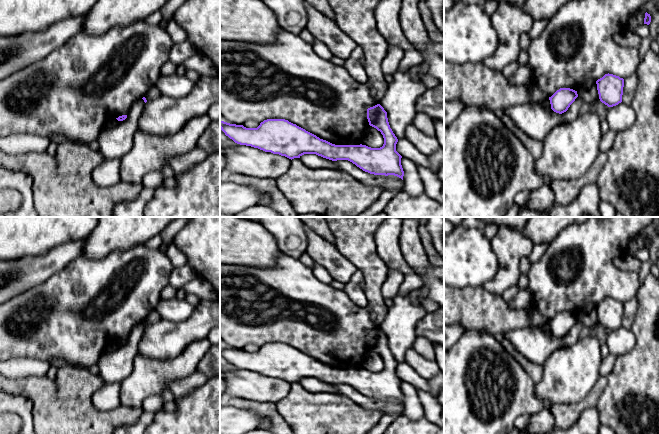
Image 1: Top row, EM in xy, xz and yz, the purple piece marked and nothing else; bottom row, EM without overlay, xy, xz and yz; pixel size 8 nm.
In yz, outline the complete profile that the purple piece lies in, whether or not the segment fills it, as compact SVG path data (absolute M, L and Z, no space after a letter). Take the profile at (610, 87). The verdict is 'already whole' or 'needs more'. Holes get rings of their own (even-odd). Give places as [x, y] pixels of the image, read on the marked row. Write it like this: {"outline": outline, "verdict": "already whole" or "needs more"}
{"outline": "M605 74L596 81L599 99L608 107L622 102L624 79L613 74Z", "verdict": "already whole"}

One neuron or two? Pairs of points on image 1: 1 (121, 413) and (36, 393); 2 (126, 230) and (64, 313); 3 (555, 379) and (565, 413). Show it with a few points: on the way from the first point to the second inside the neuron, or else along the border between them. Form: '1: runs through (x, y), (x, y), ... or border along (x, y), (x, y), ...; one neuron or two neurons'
1: runs through (100, 417), (71, 417), (57, 403); one neuron
2: border along (132, 247), (113, 250), (98, 259), (86, 258); two neurons
3: border along (585, 397), (576, 402), (554, 404); two neurons

